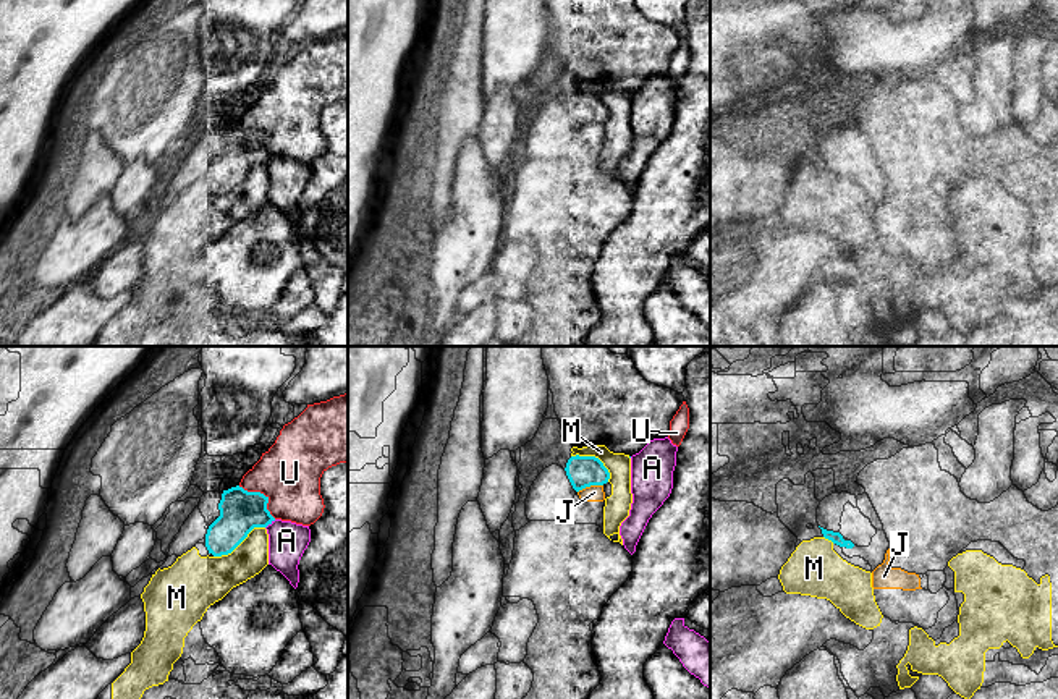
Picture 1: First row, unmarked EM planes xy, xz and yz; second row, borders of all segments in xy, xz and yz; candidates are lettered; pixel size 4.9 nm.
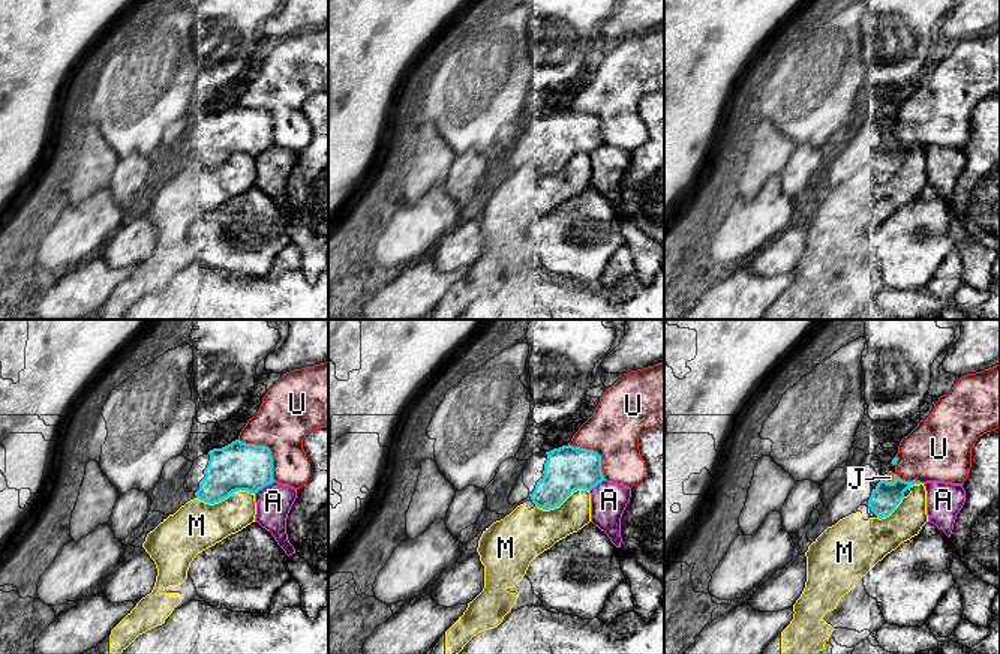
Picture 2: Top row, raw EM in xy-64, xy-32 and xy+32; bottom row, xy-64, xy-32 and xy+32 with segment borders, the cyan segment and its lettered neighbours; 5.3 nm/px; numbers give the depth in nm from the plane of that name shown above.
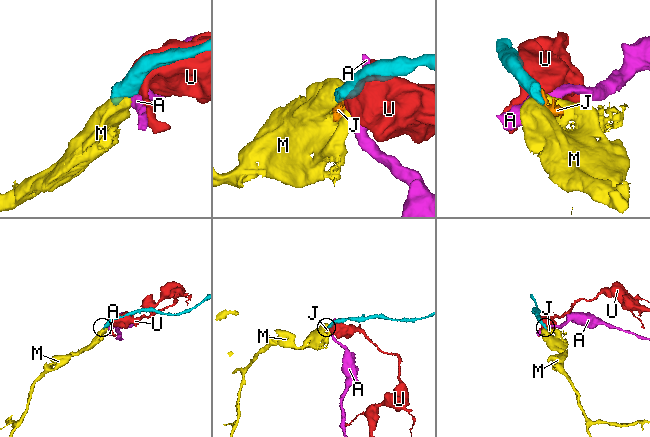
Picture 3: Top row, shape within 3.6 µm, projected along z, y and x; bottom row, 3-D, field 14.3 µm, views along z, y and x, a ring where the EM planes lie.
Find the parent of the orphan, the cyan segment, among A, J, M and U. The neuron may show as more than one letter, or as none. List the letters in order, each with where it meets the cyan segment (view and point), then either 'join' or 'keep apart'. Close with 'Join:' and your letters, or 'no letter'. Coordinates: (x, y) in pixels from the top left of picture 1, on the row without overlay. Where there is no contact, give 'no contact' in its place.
A: xy (270, 160) | keep apart
J: xz (589, 123) | keep apart
M: xy (238, 182) | keep apart
U: xy (262, 131) | keep apart
Join: no letter

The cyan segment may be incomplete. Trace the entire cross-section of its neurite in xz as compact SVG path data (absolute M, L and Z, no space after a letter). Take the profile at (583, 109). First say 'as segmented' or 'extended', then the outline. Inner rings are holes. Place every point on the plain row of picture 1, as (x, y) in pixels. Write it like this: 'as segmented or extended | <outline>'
extended | M571 94L565 107L552 102L531 123L526 154L529 159L561 159L579 128L603 123L608 116L608 107L595 94Z

